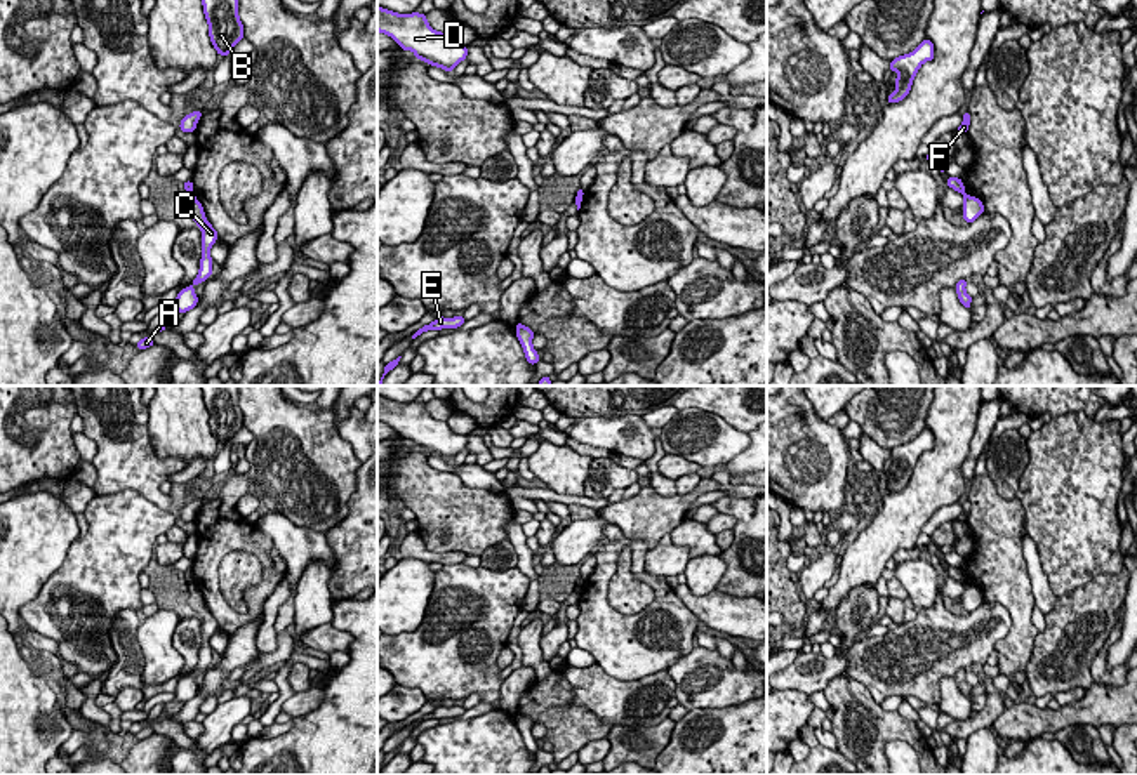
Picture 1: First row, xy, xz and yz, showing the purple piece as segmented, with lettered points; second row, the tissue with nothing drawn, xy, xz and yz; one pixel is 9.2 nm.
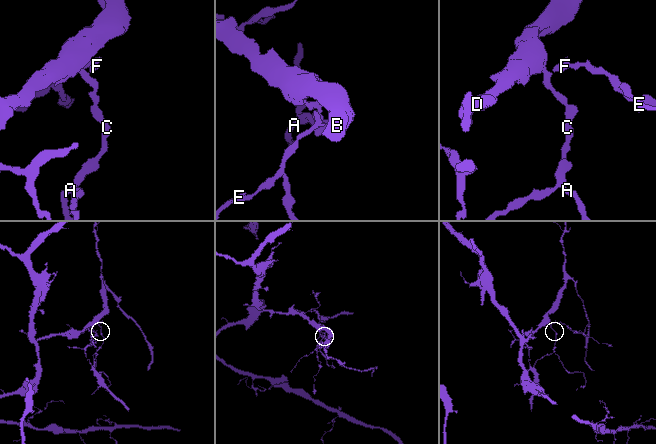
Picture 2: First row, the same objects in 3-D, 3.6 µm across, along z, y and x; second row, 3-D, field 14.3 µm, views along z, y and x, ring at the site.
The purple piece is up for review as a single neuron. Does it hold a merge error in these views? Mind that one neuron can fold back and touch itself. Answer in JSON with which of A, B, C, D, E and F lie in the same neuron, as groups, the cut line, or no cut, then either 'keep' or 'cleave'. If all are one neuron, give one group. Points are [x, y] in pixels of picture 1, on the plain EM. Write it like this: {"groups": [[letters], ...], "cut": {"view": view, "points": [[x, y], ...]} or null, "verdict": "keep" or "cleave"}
{"groups": [["A", "C"], ["B", "D", "E", "F"]], "cut": {"view": "xy", "points": [[192, 581], [188, 584]]}, "verdict": "cleave"}

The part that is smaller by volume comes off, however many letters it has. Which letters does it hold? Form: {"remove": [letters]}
{"remove": ["A", "C"]}

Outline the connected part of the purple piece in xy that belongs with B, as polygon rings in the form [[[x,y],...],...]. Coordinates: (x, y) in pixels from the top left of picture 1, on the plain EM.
[[[202,386],[203,403],[209,412],[209,426],[221,445],[231,443],[243,427],[243,414],[238,407],[236,386]]]

